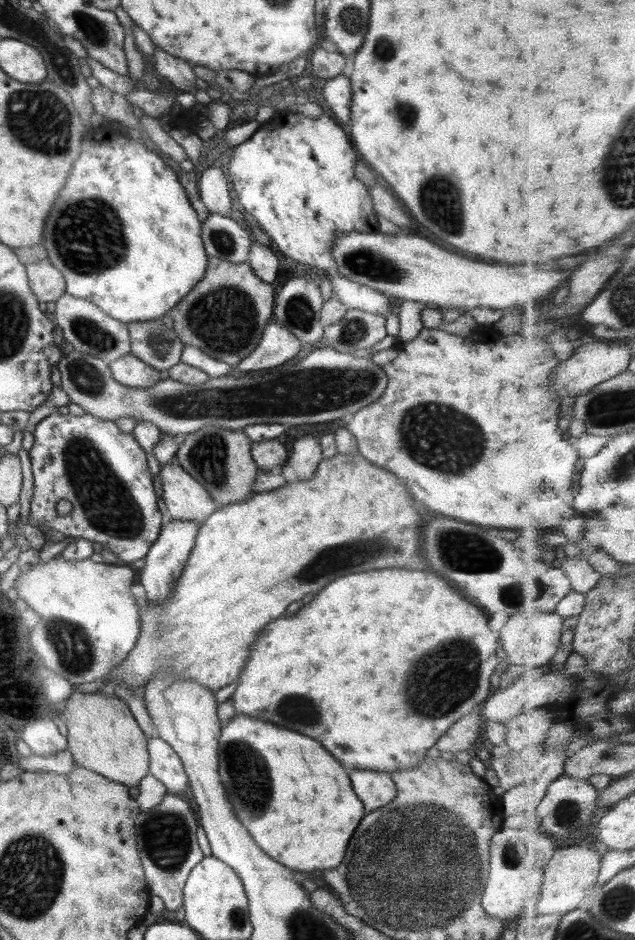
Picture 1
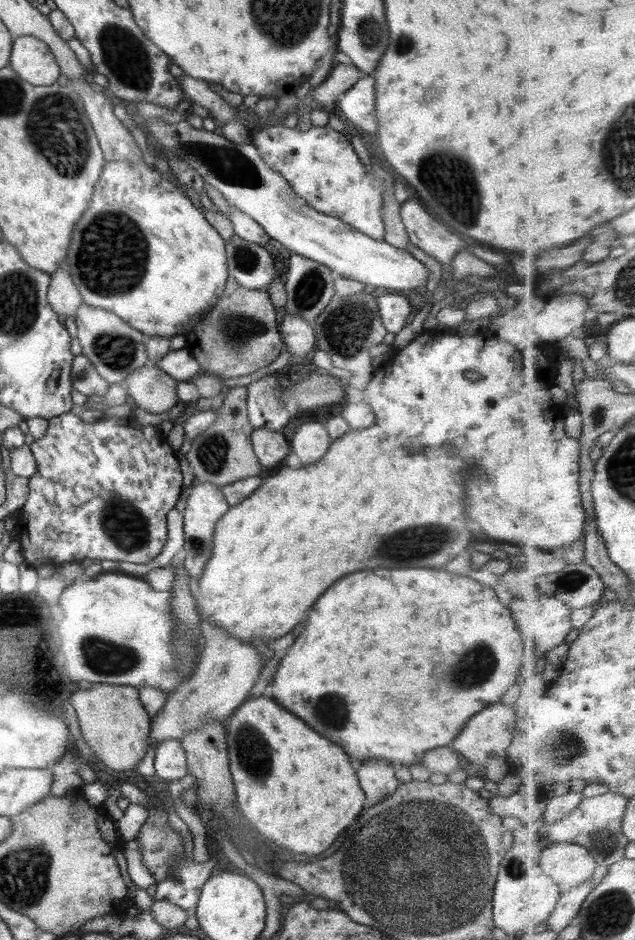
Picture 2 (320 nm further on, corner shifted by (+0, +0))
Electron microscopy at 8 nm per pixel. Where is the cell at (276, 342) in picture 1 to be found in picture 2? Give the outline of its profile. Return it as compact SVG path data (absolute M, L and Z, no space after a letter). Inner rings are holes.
M286 314L280 324L280 336L285 350L292 354L291 364L300 362L316 345L312 325L302 317Z

